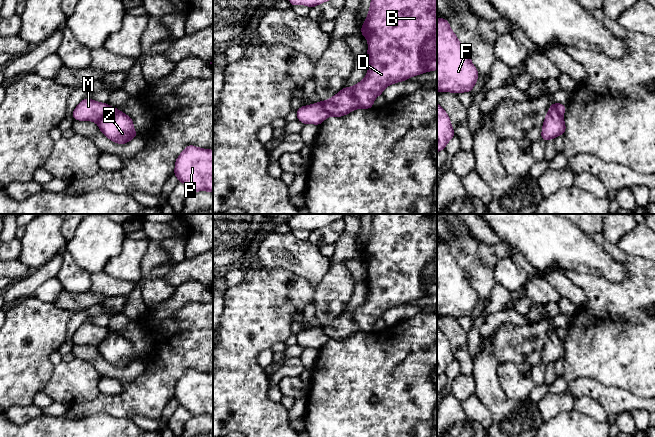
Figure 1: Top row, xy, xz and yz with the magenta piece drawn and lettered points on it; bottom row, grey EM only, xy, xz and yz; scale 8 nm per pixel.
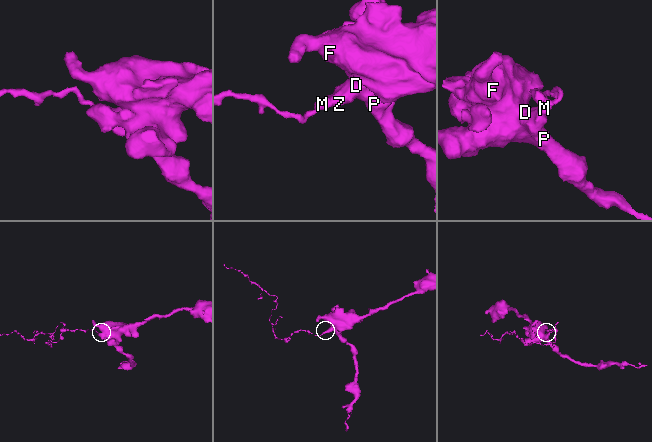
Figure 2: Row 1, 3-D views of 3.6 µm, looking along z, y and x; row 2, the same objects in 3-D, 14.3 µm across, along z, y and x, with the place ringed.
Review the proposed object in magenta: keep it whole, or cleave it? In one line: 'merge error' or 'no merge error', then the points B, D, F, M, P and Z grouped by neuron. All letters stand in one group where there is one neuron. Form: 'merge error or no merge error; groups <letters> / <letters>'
merge error; groups B D F P Z / M

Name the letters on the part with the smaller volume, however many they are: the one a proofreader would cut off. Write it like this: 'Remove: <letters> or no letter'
Remove: M

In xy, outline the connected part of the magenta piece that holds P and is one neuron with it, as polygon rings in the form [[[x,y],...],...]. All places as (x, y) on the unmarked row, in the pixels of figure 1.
[[[186,370],[176,383],[174,399],[192,416],[213,417],[213,374]]]

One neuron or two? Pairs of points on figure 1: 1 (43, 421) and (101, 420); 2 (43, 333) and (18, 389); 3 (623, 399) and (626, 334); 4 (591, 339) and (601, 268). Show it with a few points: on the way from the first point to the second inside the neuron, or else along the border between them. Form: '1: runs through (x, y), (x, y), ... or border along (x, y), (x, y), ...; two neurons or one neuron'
1: runs through (57, 426), (87, 426); one neuron
2: runs through (30, 347), (18, 360), (18, 375); one neuron
3: border along (600, 383), (606, 386), (624, 388), (644, 398); two neurons
4: border along (577, 271), (600, 275), (611, 281), (623, 280); two neurons

